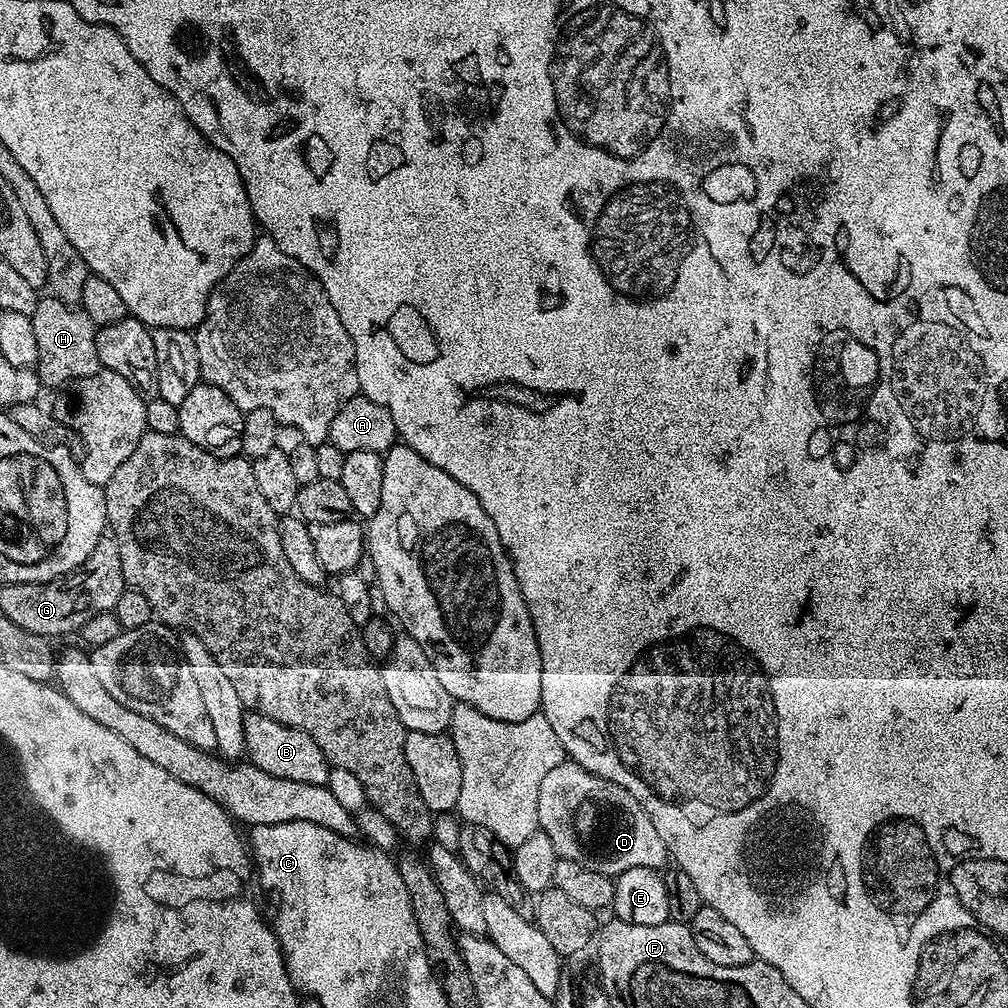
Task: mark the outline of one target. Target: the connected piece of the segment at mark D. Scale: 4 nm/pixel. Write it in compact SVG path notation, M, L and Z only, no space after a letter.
M571 762L554 766L554 770L550 770L550 774L546 774L542 781L542 787L538 790L538 822L539 831L544 832L550 842L554 842L559 859L573 860L613 878L635 868L660 870L670 860L662 838L658 838L658 830L654 830L654 822L650 822L646 810L626 789Z

